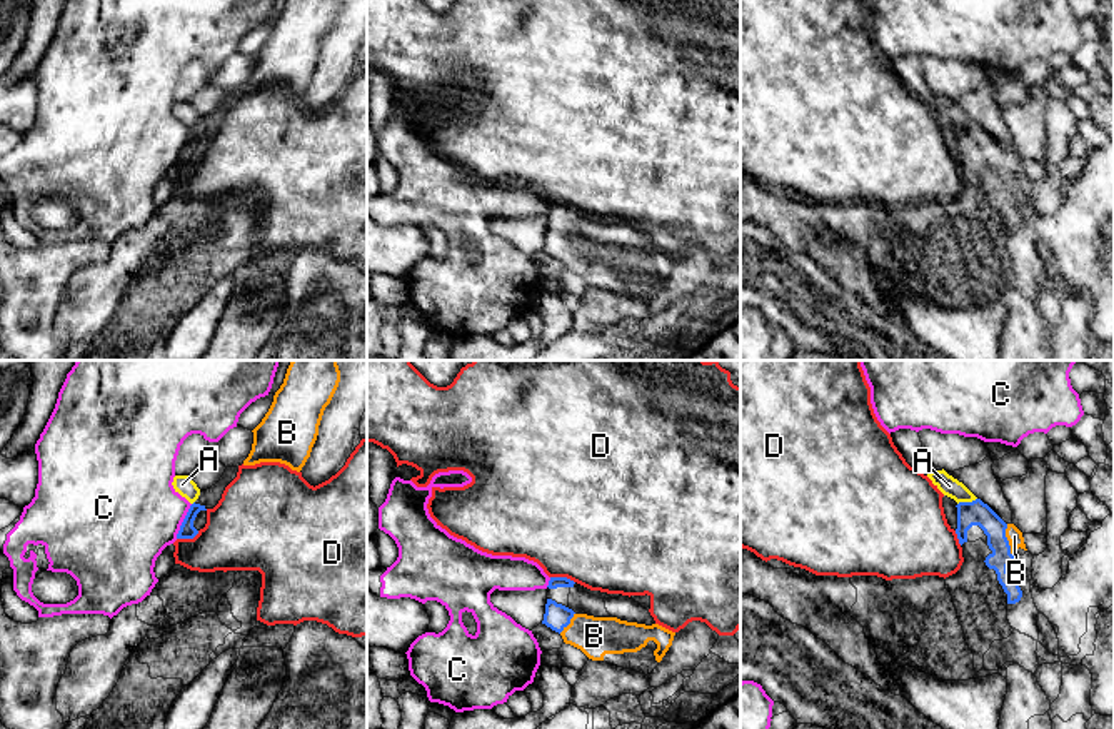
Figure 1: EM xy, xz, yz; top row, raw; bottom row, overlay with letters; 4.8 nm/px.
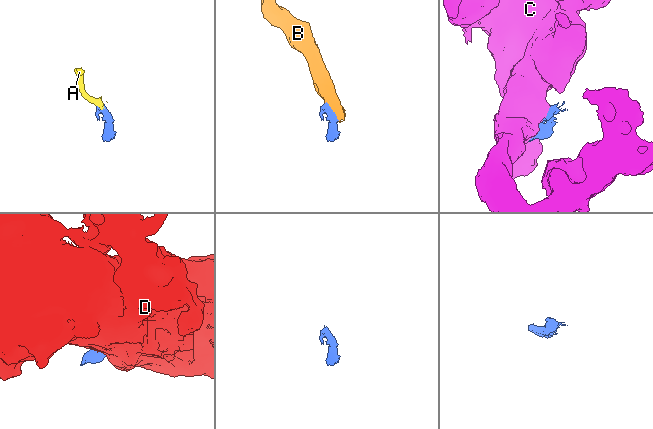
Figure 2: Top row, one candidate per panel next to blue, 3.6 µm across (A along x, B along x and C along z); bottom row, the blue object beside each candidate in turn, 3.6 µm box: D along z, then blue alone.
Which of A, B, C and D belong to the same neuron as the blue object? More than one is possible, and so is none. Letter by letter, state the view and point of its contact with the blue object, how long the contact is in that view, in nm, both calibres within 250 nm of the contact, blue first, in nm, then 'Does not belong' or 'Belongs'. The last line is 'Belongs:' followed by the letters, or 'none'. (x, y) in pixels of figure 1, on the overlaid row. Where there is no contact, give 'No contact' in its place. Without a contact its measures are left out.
A: Touches blue at yz (966, 502). Shared border 100 nm. Thickness 120 nm (blue) against 90 nm. Does not belong
B: Touches blue at yz (1008, 541). Shared border 170 nm. Thickness 120 nm (blue) against 80 nm. Belongs
C: Touches blue at xy (184, 521). Shared border 190 nm. Thickness 80 nm (blue) against 460 nm. Does not belong
D: Touches blue at xz (562, 578). Shared border 120 nm. Thickness 60 nm (blue) against 480 nm. Does not belong
Belongs: B

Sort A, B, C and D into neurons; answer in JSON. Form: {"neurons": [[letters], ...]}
{"neurons": [["A"], ["B"], ["C"], ["D"]]}

